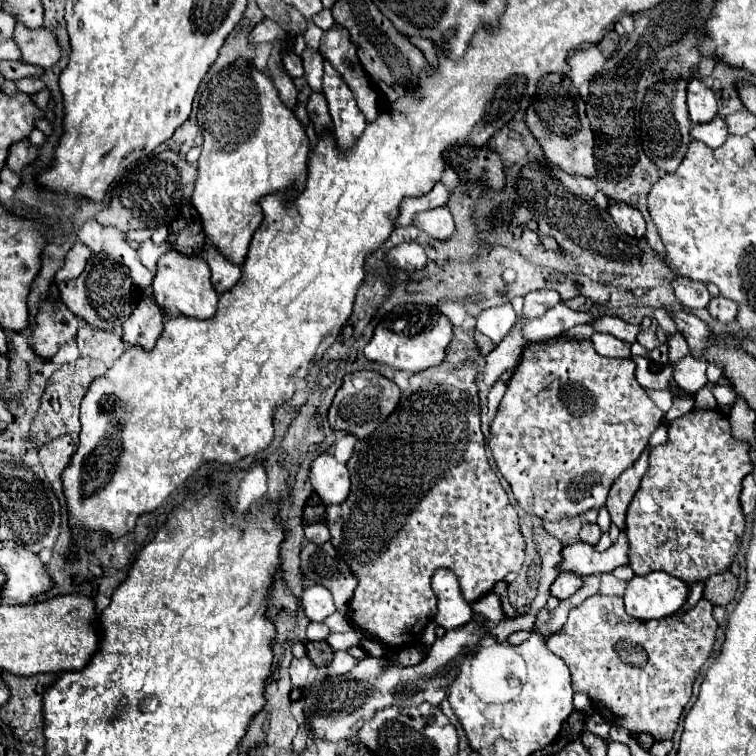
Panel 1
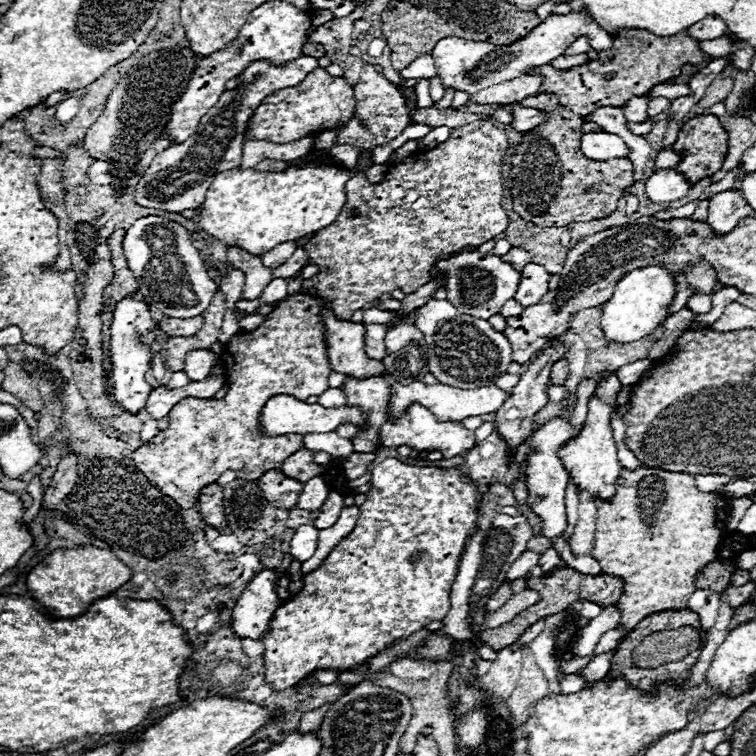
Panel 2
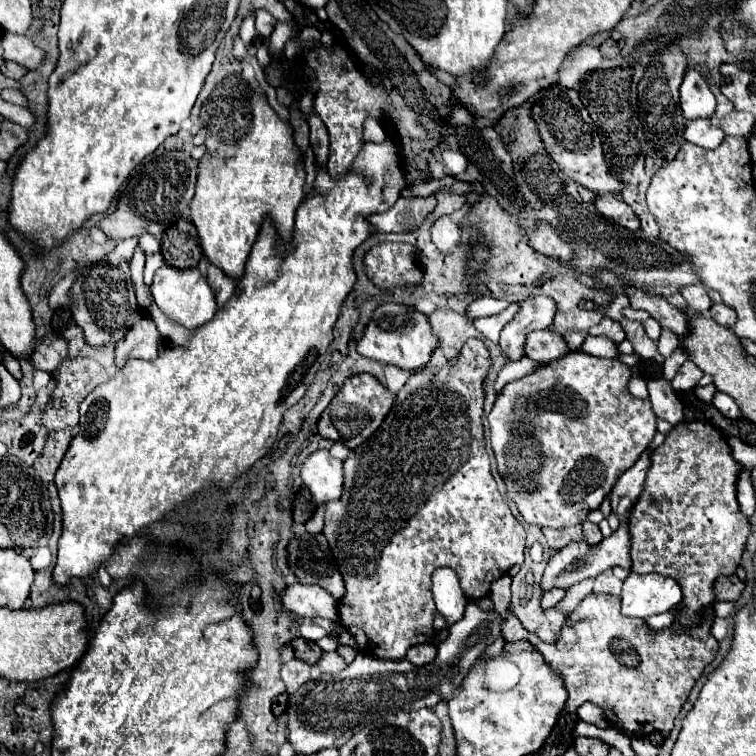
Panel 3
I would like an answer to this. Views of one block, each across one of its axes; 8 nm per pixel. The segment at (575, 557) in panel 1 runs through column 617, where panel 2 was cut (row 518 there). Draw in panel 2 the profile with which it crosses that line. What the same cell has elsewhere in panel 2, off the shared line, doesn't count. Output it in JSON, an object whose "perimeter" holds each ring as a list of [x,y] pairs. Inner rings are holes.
{"perimeter":[[[552,418],[552,420],[548,420],[546,424],[542,424],[542,426],[532,434],[530,458],[528,458],[528,468],[526,468],[526,474],[528,474],[528,478],[526,478],[526,482],[528,482],[528,504],[530,504],[532,512],[534,512],[534,514],[538,514],[538,516],[542,518],[542,522],[544,522],[544,530],[542,530],[542,532],[544,532],[544,536],[546,536],[546,538],[562,536],[562,534],[564,534],[564,530],[566,530],[566,526],[568,526],[566,504],[564,504],[564,490],[566,490],[566,484],[568,484],[568,472],[566,472],[566,468],[562,466],[562,462],[560,462],[560,458],[556,456],[556,452],[558,452],[558,448],[560,448],[560,446],[562,446],[570,436],[574,436],[576,432],[580,432],[580,430],[572,428],[572,426],[568,424],[568,420]]]}

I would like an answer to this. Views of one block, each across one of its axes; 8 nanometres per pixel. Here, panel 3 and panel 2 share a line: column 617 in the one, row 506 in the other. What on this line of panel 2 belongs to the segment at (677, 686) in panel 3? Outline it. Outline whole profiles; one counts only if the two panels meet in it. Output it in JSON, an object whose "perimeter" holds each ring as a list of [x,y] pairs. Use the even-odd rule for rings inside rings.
{"perimeter":[[[638,466],[636,470],[622,468],[620,478],[616,480],[614,498],[610,502],[596,498],[596,508],[598,520],[592,558],[598,560],[604,574],[624,580],[624,592],[618,600],[618,608],[622,612],[620,624],[624,624],[626,632],[630,632],[648,614],[686,608],[688,598],[696,590],[694,576],[704,564],[716,558],[716,546],[722,536],[718,522],[726,520],[730,504],[714,492],[700,492],[690,474]]]}

